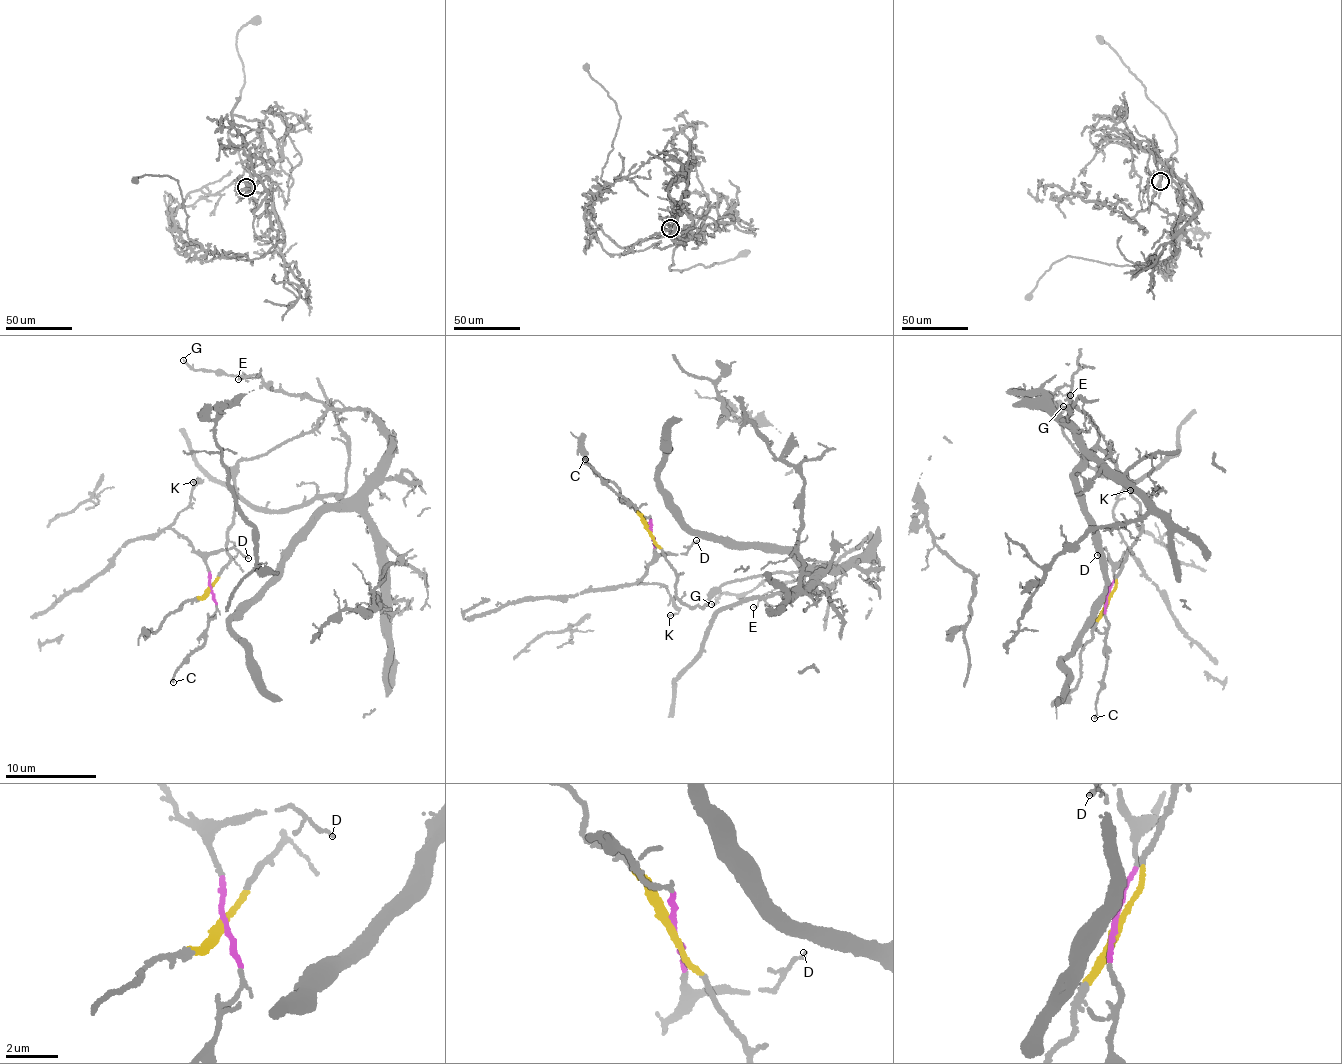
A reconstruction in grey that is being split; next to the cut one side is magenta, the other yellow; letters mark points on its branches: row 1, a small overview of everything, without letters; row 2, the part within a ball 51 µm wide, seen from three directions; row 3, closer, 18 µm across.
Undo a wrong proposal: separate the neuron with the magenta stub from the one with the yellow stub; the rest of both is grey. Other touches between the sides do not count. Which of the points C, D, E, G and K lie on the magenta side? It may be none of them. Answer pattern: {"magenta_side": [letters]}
{"magenta_side": ["C", "D", "K"]}

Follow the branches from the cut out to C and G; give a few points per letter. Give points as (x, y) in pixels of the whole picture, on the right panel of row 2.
C: (1107, 599), (1108, 666), (1094, 718)
G: (1107, 601), (1140, 505), (1069, 444), (1038, 392), (1063, 406)

